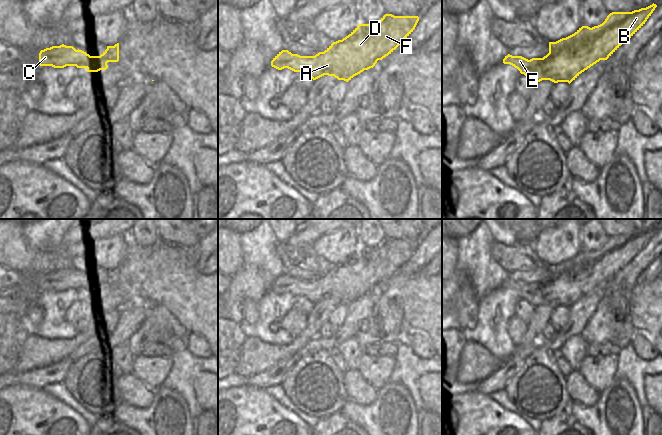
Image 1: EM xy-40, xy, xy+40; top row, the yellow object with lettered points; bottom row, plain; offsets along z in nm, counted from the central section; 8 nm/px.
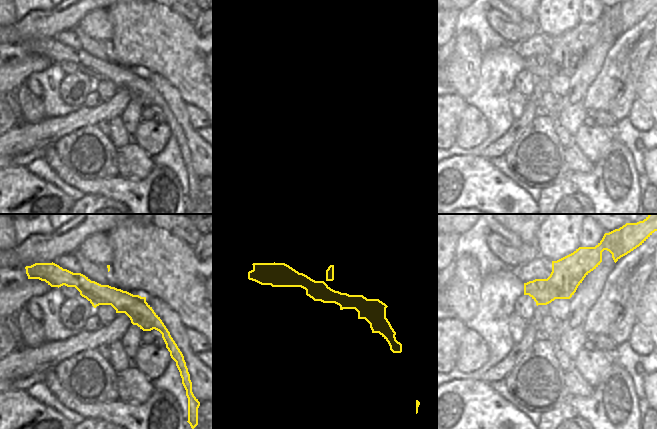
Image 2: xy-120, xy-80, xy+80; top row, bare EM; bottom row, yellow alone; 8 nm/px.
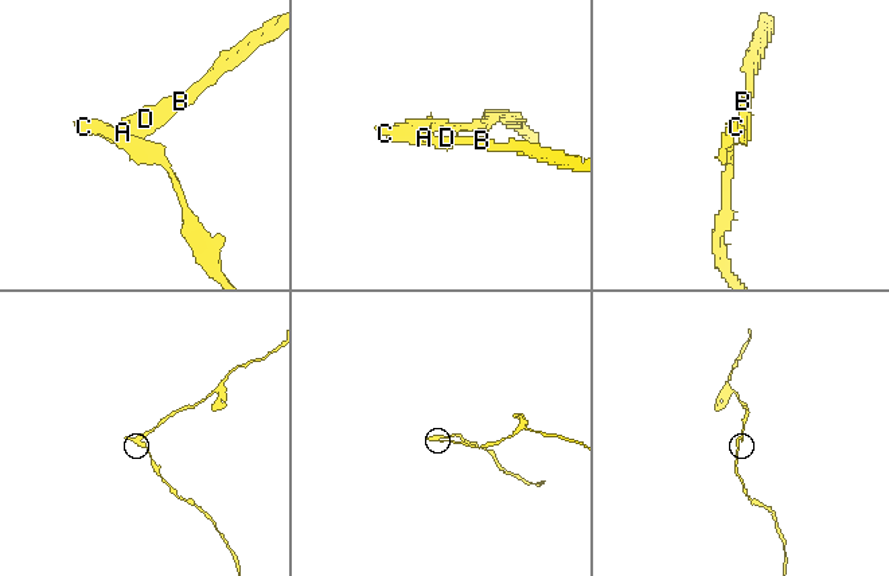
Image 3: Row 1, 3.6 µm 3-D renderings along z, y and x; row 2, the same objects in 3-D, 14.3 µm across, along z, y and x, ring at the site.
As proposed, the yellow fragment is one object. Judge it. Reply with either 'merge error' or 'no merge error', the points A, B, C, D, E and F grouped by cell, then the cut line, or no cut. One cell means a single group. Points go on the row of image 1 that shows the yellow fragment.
merge error | A B D F / C E | xy+40 (543, 58), (541, 65), (531, 69), (519, 70)

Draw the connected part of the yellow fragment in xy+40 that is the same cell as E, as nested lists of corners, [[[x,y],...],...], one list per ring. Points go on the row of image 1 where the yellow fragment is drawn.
[[[508,54],[503,59],[504,64],[510,64],[520,70],[532,70],[543,65],[543,58],[532,58],[530,60],[522,56],[512,56]]]

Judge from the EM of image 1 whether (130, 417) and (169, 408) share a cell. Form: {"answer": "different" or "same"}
{"answer": "same"}

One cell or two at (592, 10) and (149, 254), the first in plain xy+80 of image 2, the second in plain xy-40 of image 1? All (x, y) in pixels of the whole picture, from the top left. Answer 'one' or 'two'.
two

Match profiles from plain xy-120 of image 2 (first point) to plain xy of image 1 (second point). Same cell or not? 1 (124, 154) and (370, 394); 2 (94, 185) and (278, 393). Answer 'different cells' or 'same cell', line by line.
1: same cell
2: different cells

